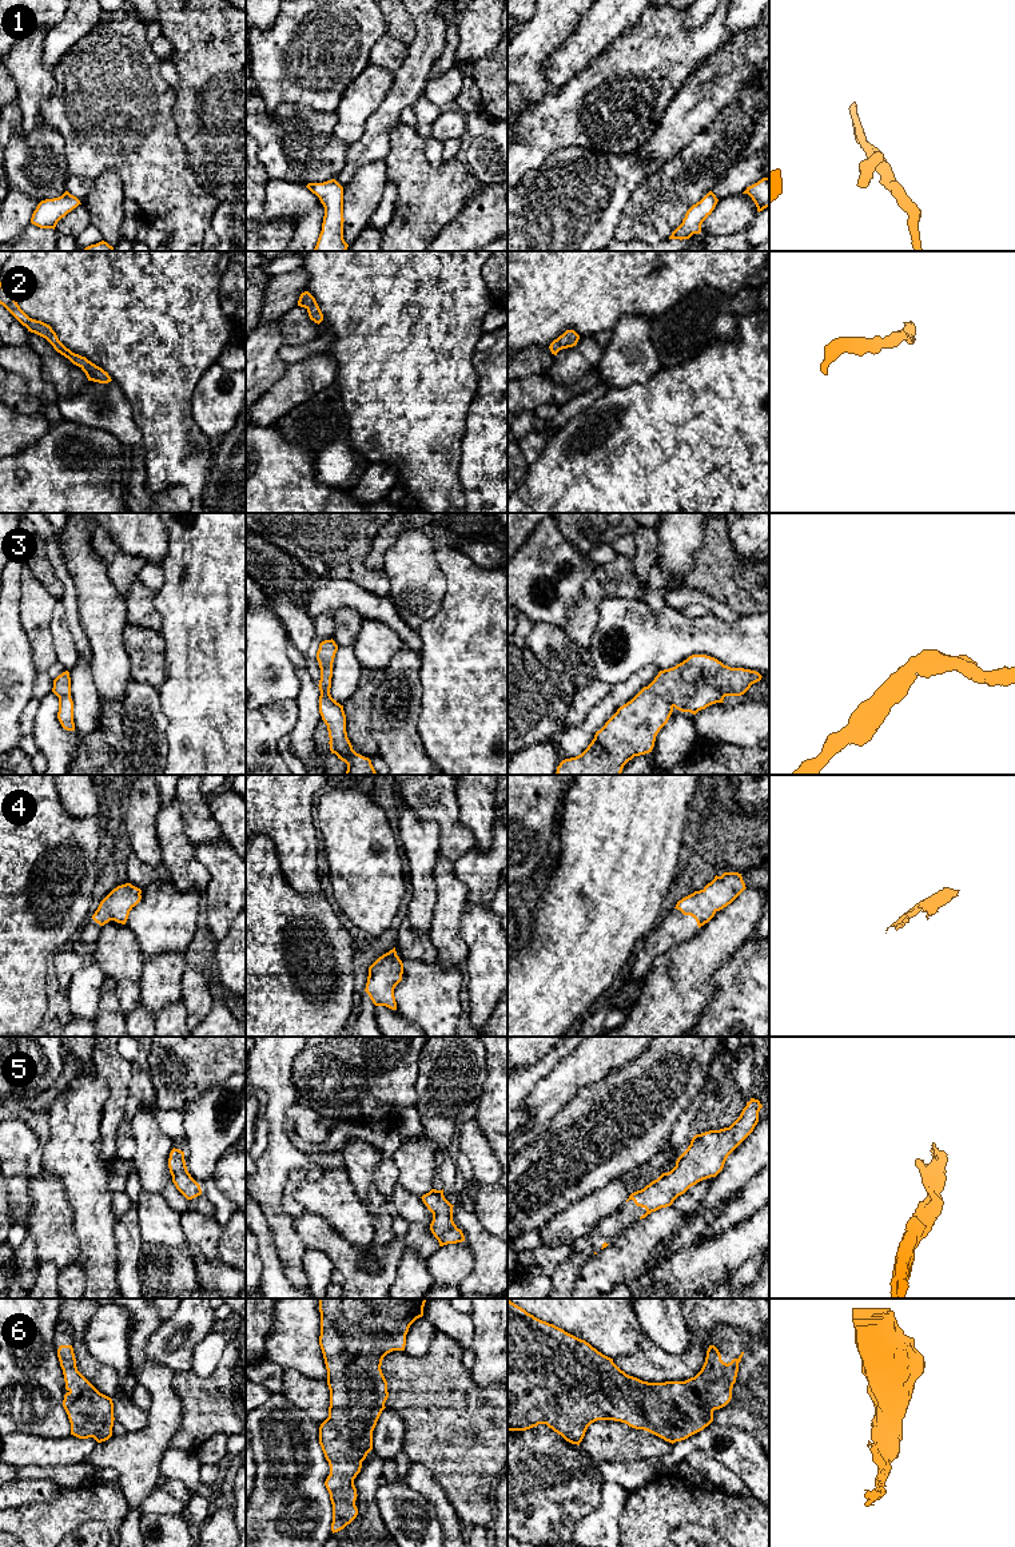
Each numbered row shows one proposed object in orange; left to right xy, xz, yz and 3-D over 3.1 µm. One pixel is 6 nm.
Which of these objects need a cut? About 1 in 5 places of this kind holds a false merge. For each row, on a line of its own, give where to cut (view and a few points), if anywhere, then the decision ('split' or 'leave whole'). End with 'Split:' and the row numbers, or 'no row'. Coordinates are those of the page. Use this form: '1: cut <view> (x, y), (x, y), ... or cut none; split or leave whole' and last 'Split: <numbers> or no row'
1: cut none; leave whole
2: cut none; leave whole
3: cut none; leave whole
4: cut none; leave whole
5: cut none; leave whole
6: cut none; leave whole
Split: no row

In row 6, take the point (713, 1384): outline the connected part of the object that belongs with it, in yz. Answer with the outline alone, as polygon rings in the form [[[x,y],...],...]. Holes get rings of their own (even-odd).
[[[508,1299],[508,1431],[526,1431],[546,1424],[566,1441],[580,1445],[592,1423],[614,1420],[648,1431],[673,1444],[702,1431],[713,1421],[713,1411],[731,1401],[743,1355],[744,1352],[727,1364],[721,1360],[719,1349],[709,1345],[705,1363],[694,1377],[685,1381],[648,1383],[626,1375],[613,1359],[585,1340],[534,1317]]]

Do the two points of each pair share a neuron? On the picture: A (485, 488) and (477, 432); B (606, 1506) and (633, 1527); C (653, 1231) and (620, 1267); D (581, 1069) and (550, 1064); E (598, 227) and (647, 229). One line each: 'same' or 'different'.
A: same
B: different
C: same
D: different
E: different

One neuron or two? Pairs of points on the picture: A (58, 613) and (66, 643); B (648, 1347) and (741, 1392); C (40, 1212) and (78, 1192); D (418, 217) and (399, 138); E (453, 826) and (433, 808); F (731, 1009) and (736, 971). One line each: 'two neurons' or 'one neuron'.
A: one neuron
B: one neuron
C: two neurons
D: one neuron
E: one neuron
F: one neuron

